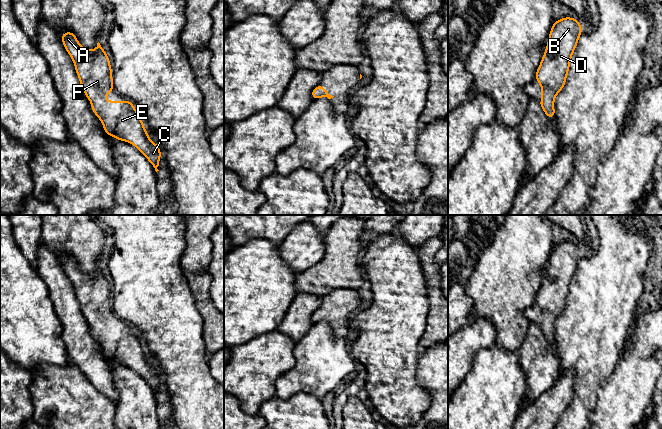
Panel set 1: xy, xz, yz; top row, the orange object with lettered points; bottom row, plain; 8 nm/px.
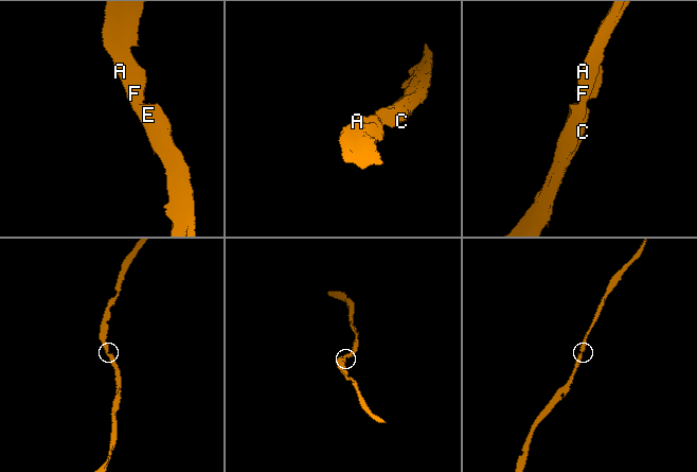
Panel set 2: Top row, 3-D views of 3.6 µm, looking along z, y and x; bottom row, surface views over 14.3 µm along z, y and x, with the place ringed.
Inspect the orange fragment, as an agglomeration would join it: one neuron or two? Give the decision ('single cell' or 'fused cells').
single cell

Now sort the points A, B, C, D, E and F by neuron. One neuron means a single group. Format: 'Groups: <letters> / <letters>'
Groups: A B C D E F

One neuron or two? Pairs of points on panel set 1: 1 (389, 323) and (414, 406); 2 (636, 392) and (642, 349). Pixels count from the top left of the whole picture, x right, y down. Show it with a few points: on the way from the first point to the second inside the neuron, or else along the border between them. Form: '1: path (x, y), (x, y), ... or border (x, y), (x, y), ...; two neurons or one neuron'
1: path (389, 344), (393, 385); one neuron
2: path (636, 381), (637, 360); one neuron

